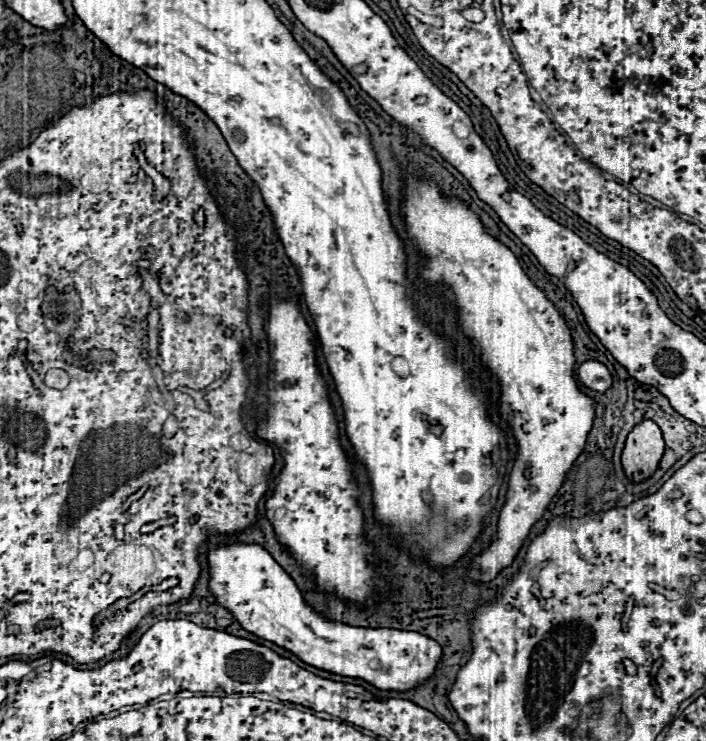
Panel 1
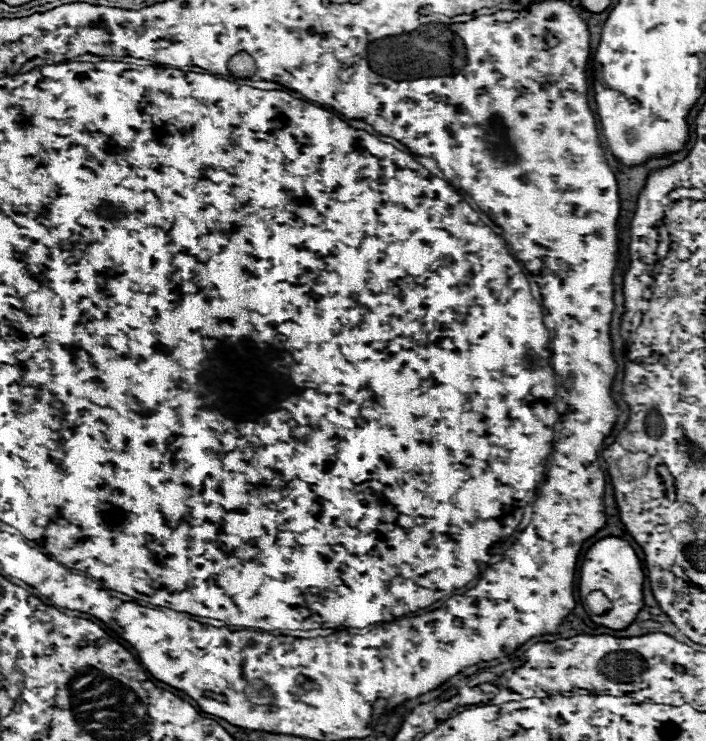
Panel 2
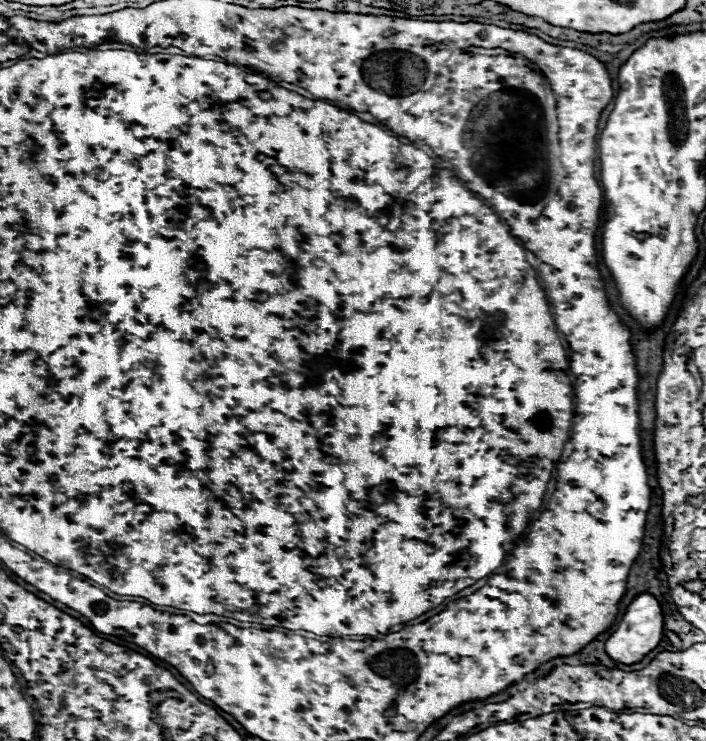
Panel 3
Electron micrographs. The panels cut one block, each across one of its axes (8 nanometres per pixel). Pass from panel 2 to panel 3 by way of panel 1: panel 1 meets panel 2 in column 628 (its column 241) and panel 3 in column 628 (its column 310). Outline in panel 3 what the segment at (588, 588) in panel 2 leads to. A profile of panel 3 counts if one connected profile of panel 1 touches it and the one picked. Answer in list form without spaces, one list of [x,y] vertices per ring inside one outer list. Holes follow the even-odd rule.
[[[640,594],[626,608],[626,614],[622,616],[618,628],[606,640],[606,654],[616,662],[636,664],[660,644],[662,634],[664,634],[664,622],[662,622],[662,608],[660,608],[658,600],[652,594]]]

